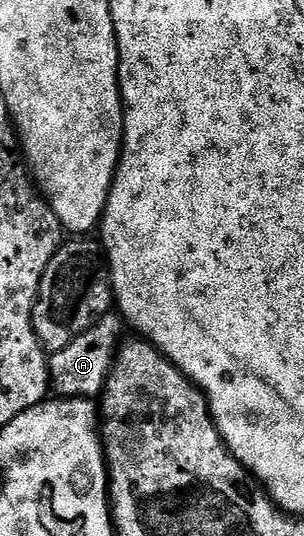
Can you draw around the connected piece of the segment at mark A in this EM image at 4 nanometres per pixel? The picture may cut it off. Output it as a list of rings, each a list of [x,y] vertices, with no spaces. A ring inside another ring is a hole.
[[[109,313],[93,323],[90,329],[86,329],[86,333],[74,337],[74,341],[66,345],[66,349],[51,352],[48,355],[48,381],[51,390],[61,399],[95,400],[103,392],[104,383],[112,371],[123,331],[126,331],[123,318],[119,314]]]

